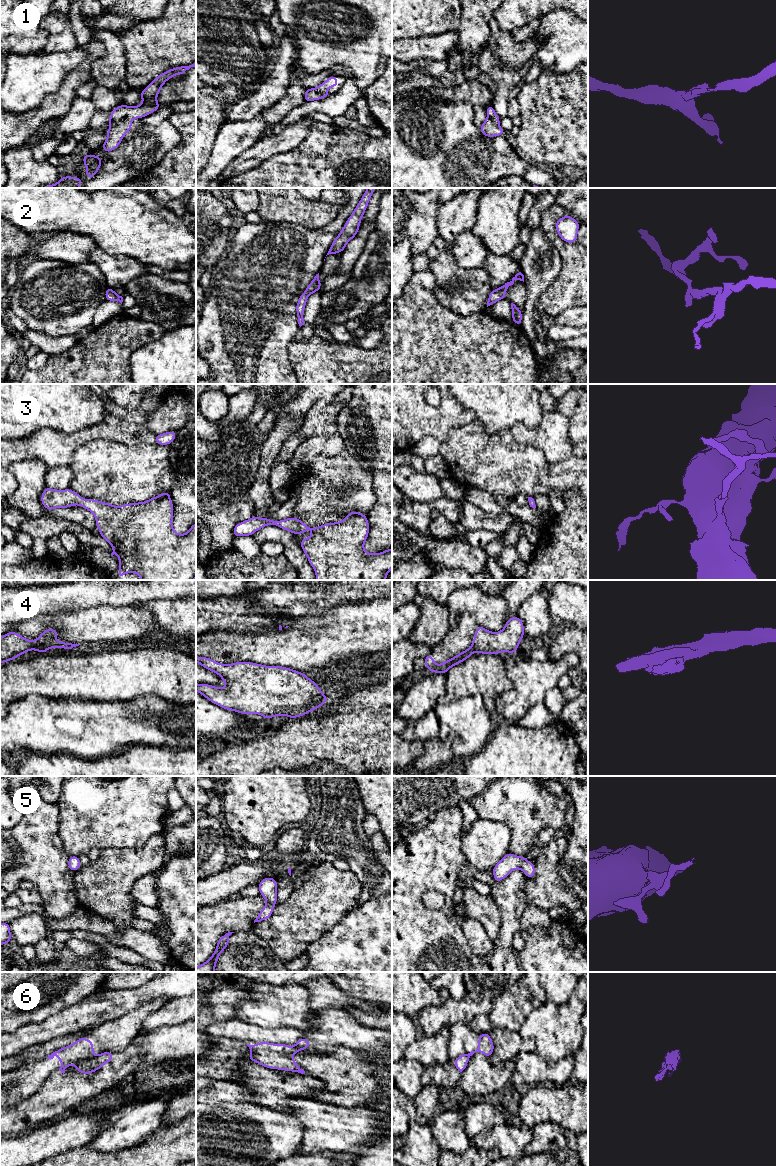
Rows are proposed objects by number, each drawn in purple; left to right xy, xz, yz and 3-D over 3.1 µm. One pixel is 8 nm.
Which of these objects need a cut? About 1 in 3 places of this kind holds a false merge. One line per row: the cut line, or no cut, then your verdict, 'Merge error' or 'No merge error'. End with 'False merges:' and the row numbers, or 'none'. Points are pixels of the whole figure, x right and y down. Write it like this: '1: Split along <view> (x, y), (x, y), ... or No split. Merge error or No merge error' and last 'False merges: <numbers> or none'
1: No split. No merge error
2: No split. No merge error
3: No split. No merge error
4: Split along xy (47, 642), (40, 645), (36, 650). Merge error
5: No split. No merge error
6: Split along xy (96, 1056), (90, 1059), (81, 1059), (75, 1064). Merge error
False merges: 4, 6

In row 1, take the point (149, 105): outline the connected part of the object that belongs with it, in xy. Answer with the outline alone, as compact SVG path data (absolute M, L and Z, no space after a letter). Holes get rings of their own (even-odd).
M196 63L189 66L179 66L165 71L158 75L145 89L140 92L142 103L139 106L127 106L125 104L116 107L109 116L109 126L107 139L101 144L106 153L115 150L121 143L125 134L132 129L131 121L157 111L160 108L156 100L160 89L164 83L175 75L182 75L191 67L196 67Z

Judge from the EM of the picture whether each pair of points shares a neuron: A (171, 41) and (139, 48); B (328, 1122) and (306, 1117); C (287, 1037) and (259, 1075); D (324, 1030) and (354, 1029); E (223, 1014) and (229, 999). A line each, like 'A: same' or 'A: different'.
A: same
B: same
C: different
D: same
E: same

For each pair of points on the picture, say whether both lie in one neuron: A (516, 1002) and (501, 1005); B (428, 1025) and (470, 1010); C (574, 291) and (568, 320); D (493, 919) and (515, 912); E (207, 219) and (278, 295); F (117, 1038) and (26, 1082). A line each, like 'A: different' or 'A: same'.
A: same
B: same
C: different
D: different
E: different
F: same

